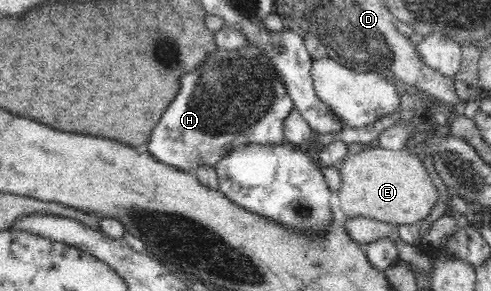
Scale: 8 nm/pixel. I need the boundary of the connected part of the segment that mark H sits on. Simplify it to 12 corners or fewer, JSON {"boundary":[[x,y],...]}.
{"boundary":[[258,46],[216,49],[155,126],[195,172],[284,144],[292,98]]}

